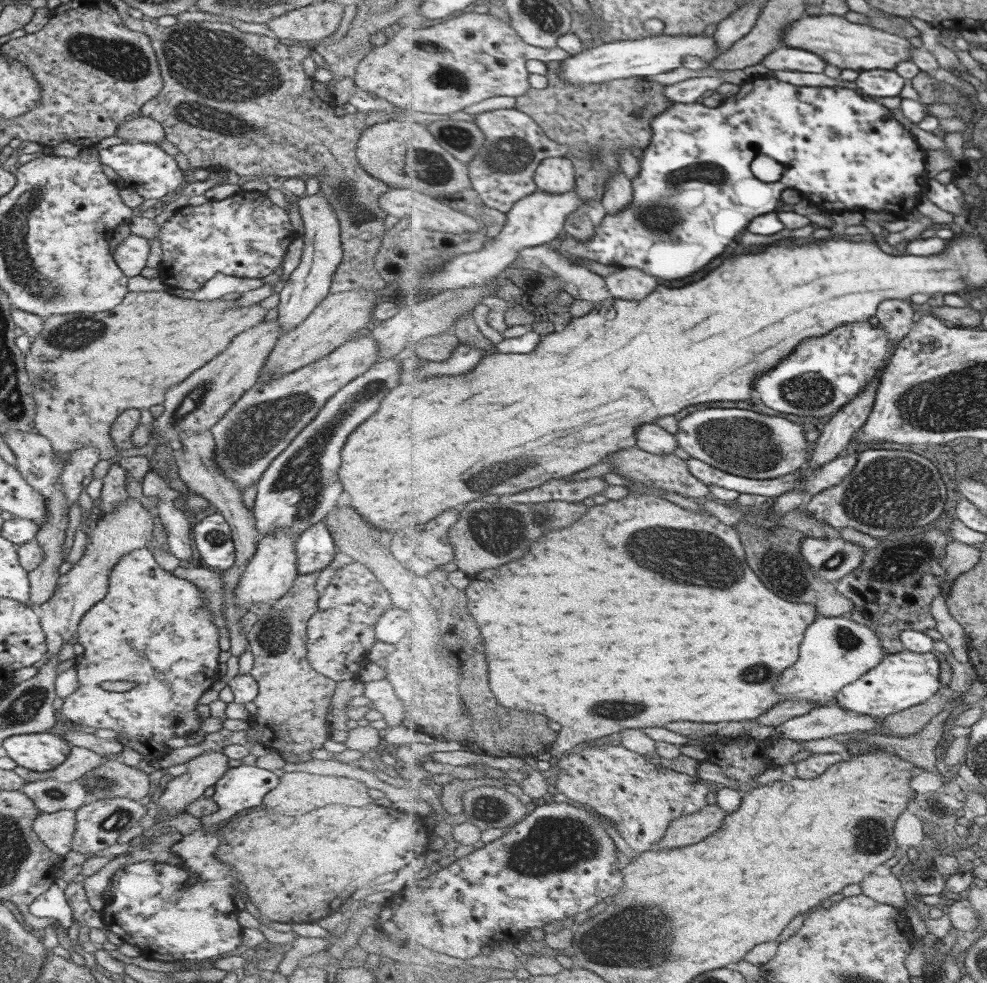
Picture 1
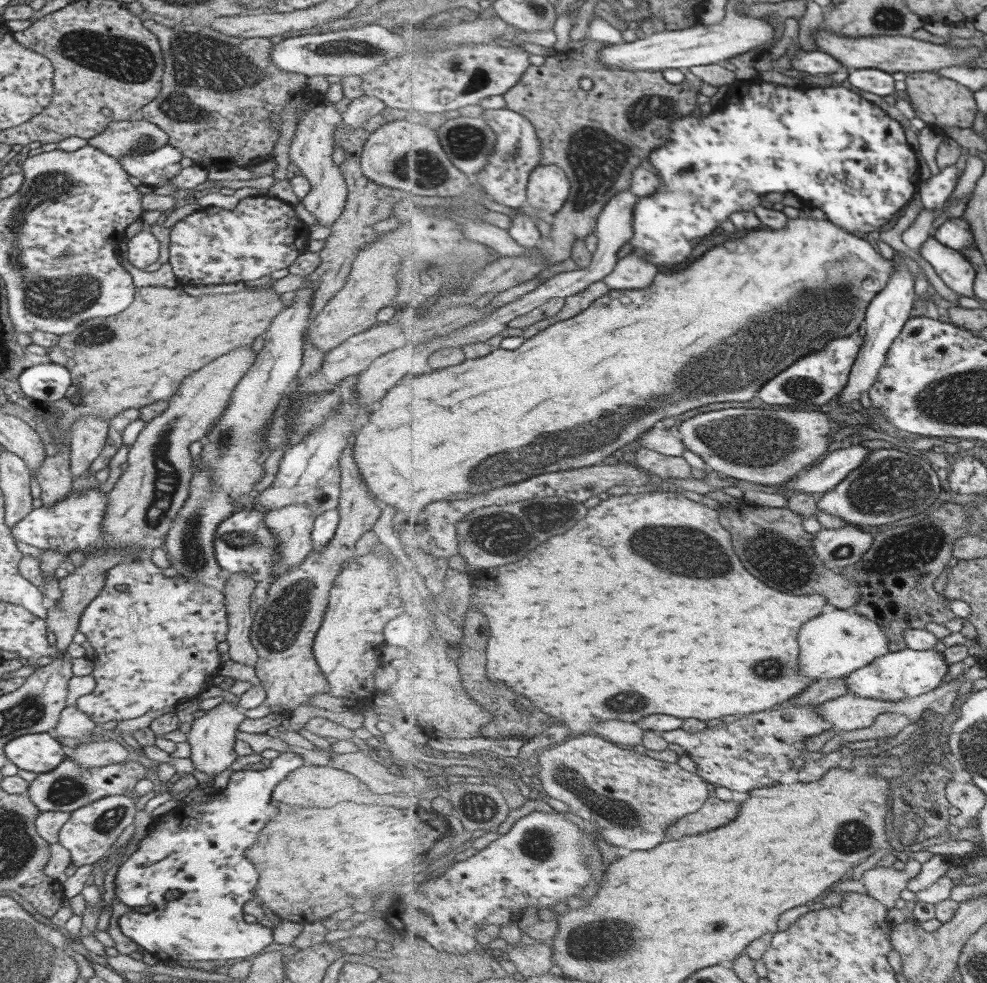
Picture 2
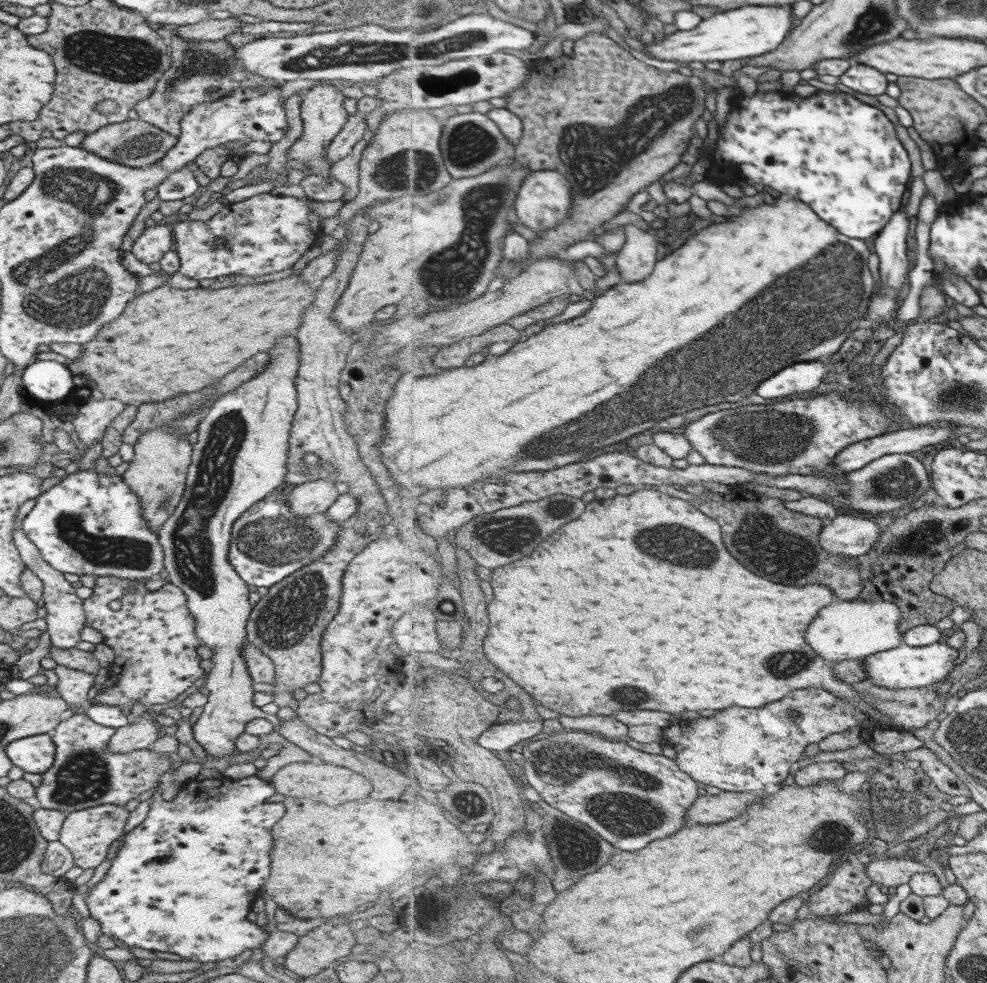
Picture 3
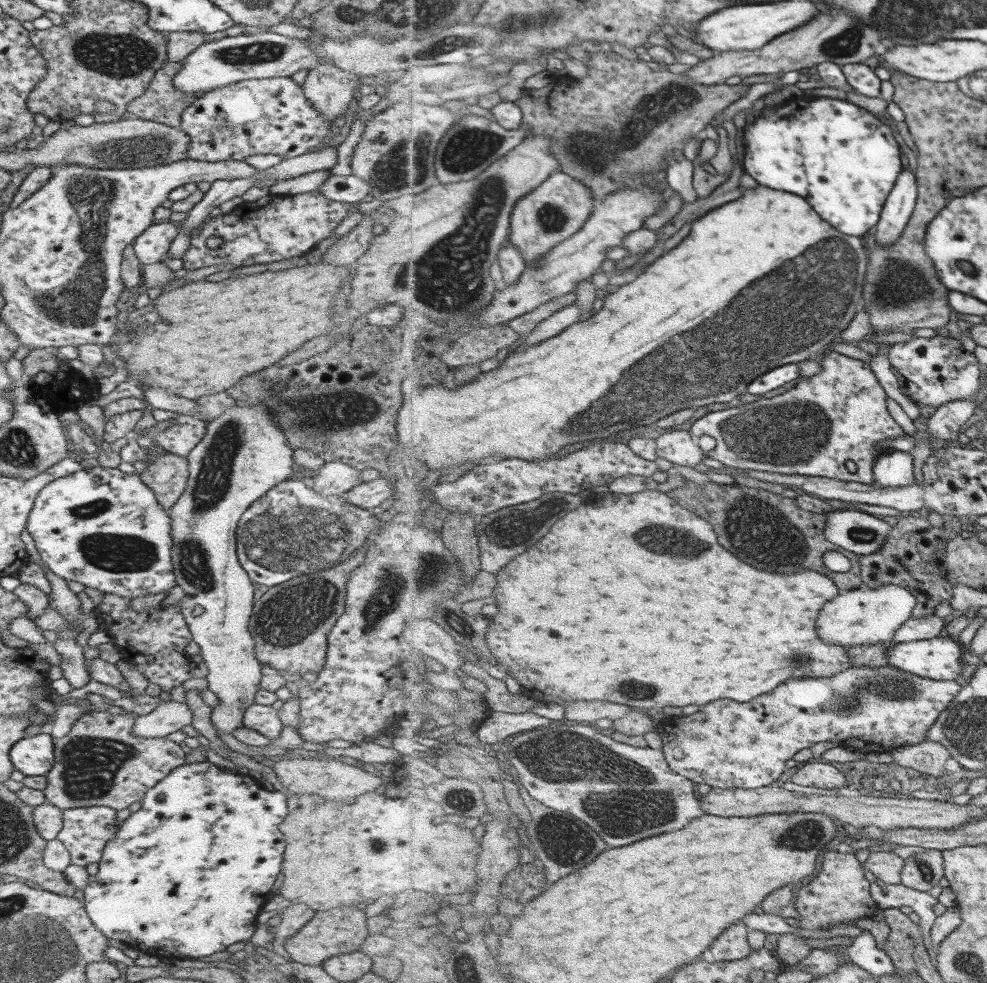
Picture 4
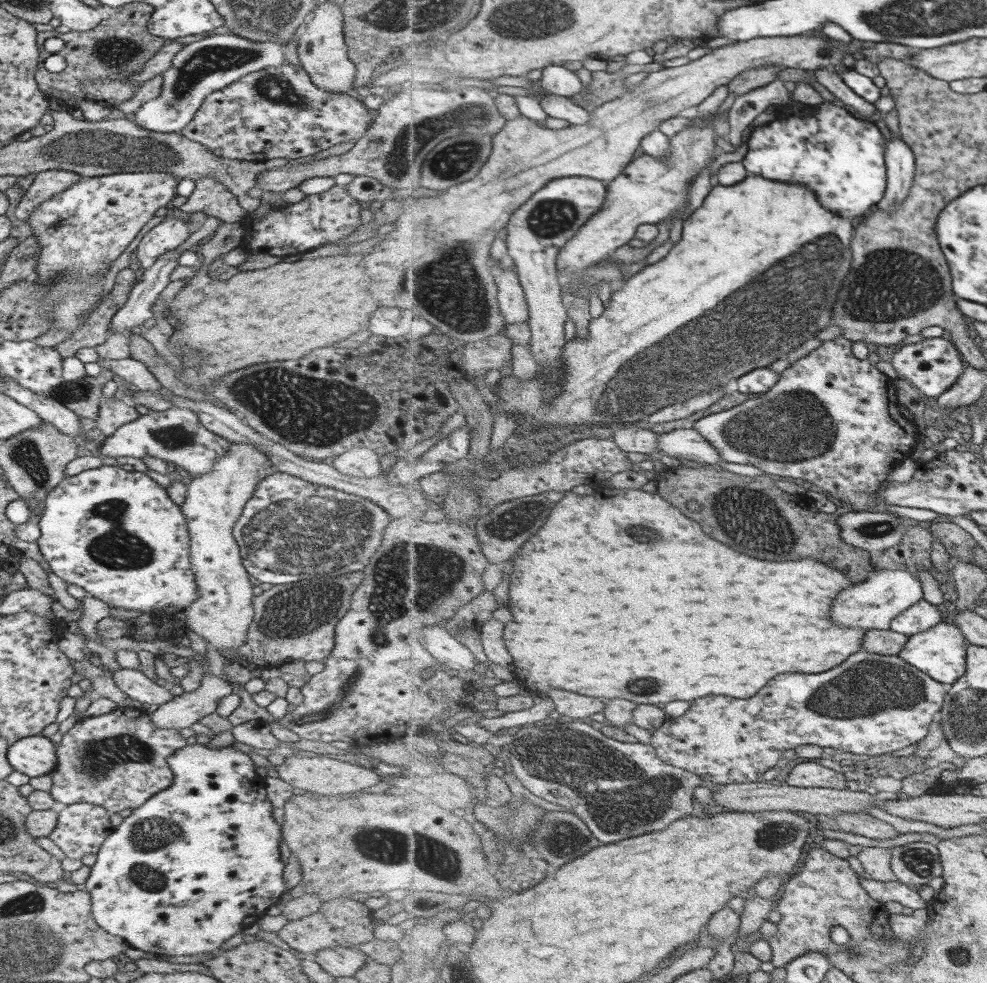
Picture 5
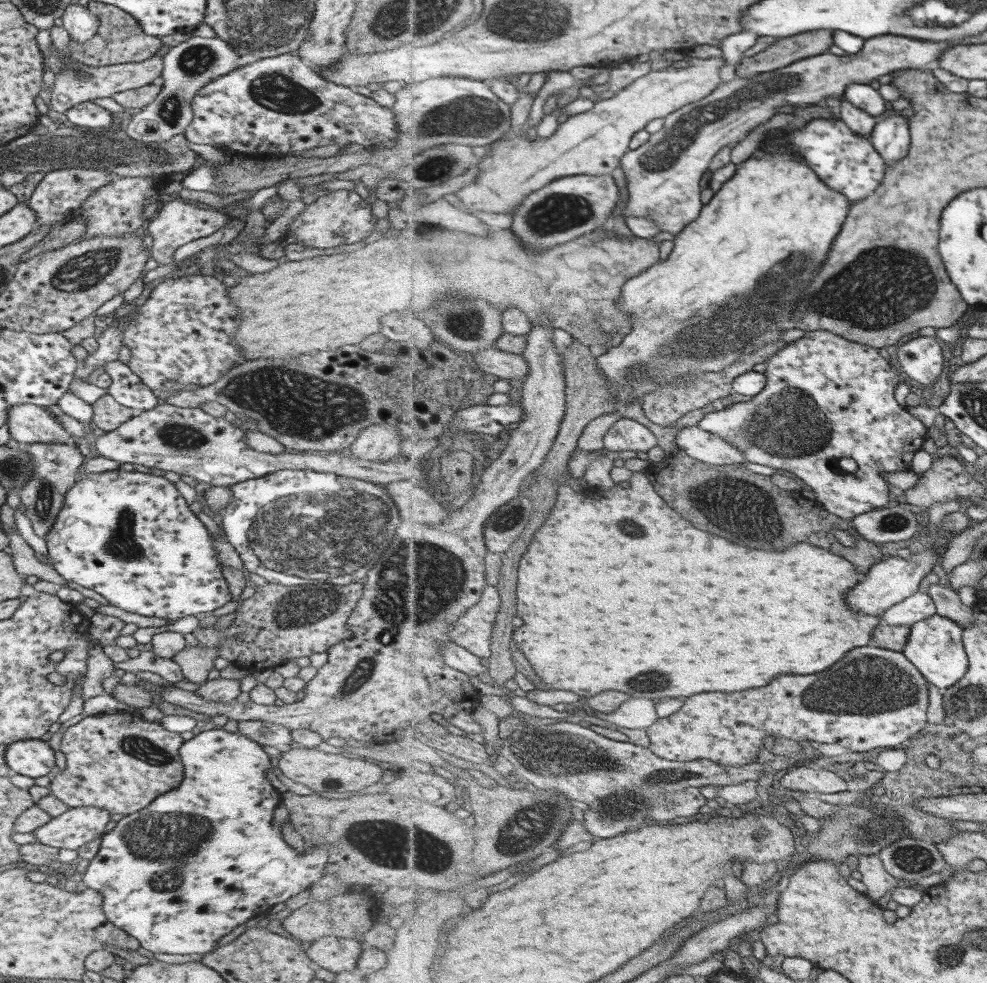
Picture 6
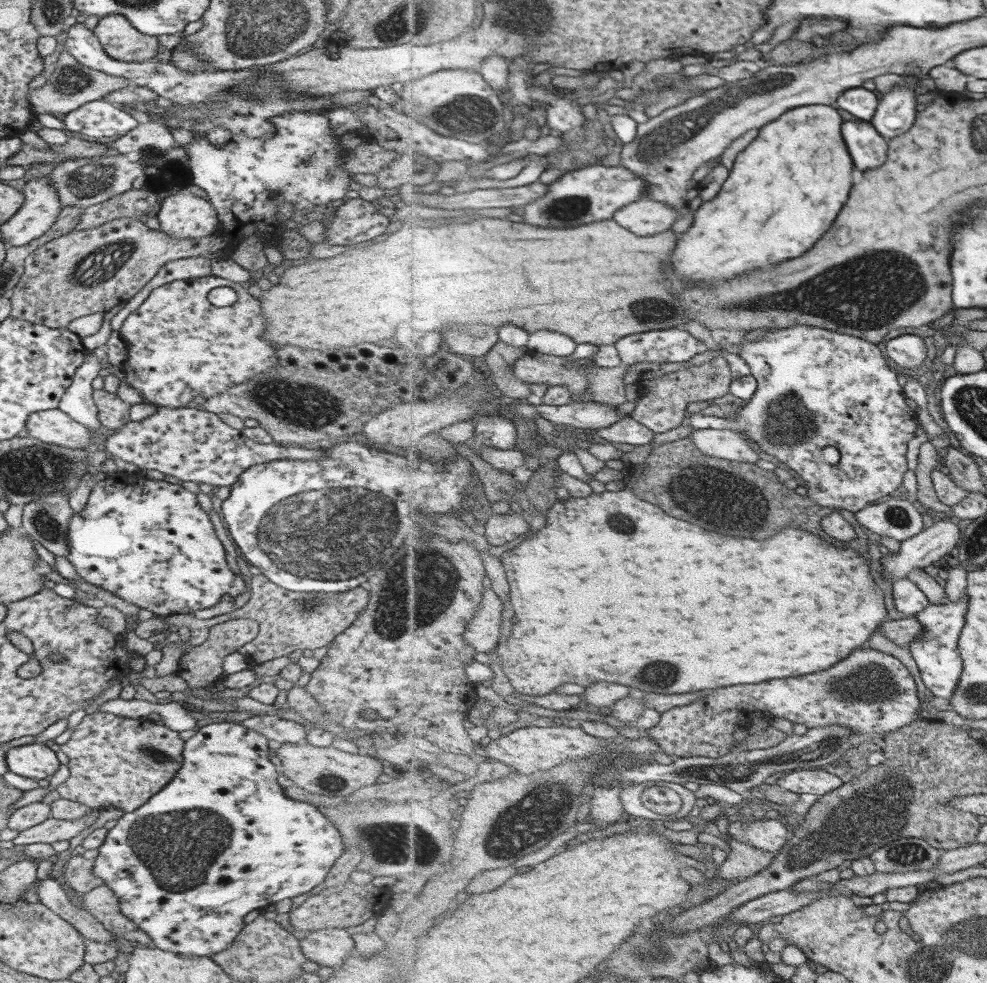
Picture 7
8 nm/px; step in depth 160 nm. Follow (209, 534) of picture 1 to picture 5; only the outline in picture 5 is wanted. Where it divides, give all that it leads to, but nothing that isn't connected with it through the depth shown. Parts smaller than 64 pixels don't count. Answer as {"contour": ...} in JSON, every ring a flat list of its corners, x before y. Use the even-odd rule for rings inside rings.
{"contour":[[276,471,264,478,252,493,252,499,245,504,241,517,233,526,233,537,239,544,243,565,255,583,292,584,311,579,311,576,340,576,346,572,364,571,381,545,383,532,392,517,388,509,362,496,341,490,329,491,298,476],[308,568,318,574,308,574]]}

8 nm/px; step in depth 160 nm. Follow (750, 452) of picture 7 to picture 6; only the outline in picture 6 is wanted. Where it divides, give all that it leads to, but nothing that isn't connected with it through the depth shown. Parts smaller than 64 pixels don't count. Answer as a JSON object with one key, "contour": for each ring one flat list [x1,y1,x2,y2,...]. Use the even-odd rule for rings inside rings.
{"contour":[[697,420,683,424,676,439,680,448,698,461,720,466,748,461,743,450,728,439,702,428]]}

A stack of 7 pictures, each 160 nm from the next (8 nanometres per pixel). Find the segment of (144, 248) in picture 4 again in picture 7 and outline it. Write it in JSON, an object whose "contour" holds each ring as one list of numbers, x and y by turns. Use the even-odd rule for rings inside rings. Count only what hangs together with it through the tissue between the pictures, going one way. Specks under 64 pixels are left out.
{"contour":[[187,190,164,199,157,215,160,231,180,239,200,239,214,235,218,216,207,198]]}

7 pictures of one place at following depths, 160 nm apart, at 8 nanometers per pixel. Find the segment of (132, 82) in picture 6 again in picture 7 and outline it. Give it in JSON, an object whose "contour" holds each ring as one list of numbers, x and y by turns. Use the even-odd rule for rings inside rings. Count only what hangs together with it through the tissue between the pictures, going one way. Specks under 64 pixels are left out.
{"contour":[[63,49,58,54,58,65,50,78,40,89,29,91,29,103,31,111,35,116,51,113,66,114,75,111,79,106,92,102,93,100,104,99,113,90,124,88,132,84,124,77,112,76,106,72,100,72,90,67,85,67,67,51]]}

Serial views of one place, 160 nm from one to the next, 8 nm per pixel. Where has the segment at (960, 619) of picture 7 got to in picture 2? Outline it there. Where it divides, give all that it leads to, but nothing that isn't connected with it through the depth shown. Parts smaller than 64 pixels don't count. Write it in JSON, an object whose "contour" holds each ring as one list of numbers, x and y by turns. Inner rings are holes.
{"contour":[[908,647,891,650,886,656,876,659,870,666,852,673,847,681,851,694,862,698,896,702,920,697,940,688,948,672,950,665,942,652,935,649,914,650]]}

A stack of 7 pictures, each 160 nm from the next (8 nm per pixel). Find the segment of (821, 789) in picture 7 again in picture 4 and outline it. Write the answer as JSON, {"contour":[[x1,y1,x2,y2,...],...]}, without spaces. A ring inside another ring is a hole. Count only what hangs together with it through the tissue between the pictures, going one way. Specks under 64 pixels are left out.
{"contour":[[811,761,792,777,792,782,801,786,831,789,846,786,848,780,846,774,840,772,834,764]]}

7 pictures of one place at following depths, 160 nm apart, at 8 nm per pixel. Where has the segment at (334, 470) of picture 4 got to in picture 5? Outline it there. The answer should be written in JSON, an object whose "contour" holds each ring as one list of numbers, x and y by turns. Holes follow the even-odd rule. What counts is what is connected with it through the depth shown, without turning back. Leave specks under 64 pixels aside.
{"contour":[[364,446,339,454,330,462,338,472,348,477,364,475,367,479,376,479,380,478,382,472,378,462,379,457,375,449]]}

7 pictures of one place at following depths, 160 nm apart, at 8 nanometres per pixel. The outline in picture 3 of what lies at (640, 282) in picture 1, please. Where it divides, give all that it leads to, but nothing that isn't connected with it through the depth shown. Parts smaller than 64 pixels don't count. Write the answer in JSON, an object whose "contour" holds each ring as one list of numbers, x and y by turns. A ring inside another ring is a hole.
{"contour":[[626,226,628,243,624,245,618,258,618,266,623,281,629,283,644,282,654,274,660,261,658,237,654,231,642,230,638,226]]}

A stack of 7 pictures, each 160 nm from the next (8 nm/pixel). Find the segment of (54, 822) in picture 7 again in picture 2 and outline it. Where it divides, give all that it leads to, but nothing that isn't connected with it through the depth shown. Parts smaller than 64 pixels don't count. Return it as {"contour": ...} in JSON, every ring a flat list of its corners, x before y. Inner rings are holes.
{"contour":[[112,795,73,810,59,833,59,843,70,851,73,864,94,865,102,859,118,837,132,826,137,814,136,803,130,795]]}

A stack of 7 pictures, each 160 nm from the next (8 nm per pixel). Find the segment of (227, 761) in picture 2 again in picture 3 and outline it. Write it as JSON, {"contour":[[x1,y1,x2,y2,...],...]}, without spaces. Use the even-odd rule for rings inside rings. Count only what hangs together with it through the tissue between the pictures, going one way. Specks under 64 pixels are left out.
{"contour":[[284,336,276,342,276,346,270,350,270,362,265,366,254,378,243,382,238,385,232,392,222,395,212,406,210,406,197,426,198,441,193,444,193,453,191,456,192,464,190,464,184,495,181,501,176,505,175,511,170,515,170,518,162,525,162,528,157,531,160,544,163,546,164,560,163,565,168,571,170,583,175,584,187,596,187,607,195,618,195,633,198,638,204,641,204,645,208,646,214,651,214,655,210,659,213,660,214,665,208,672,205,687,208,688,210,694,208,696,208,703,204,706,204,712,200,714,198,722,194,724,194,740,202,747,212,758,221,759,228,755,232,755,237,750,235,747,236,739,245,732,245,727,248,722,257,718,266,718,267,714,262,712,260,707,256,707,253,702,255,691,252,688,254,683,252,677,249,675,242,651,245,649,243,646,247,640,246,623,248,615,251,613,250,602,248,601,248,594,250,594,252,587,244,582,240,575,232,568,228,562,227,556,229,551,229,544,232,538,233,523,239,518,243,512,246,512,253,504,259,503,266,496,272,494,274,490,278,489,284,480,284,475,287,467,288,447,290,438,291,422,294,418,294,413,297,409,297,390,295,387,295,380,300,366,300,352,298,352,298,342,292,336]]}

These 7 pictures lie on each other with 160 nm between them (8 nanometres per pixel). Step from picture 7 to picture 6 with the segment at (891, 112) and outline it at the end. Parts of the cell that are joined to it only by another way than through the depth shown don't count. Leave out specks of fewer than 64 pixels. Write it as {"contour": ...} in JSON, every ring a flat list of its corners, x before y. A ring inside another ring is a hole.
{"contour":[[890,117,880,121,873,132,873,142,878,152,894,166,910,154,912,146,912,118]]}

